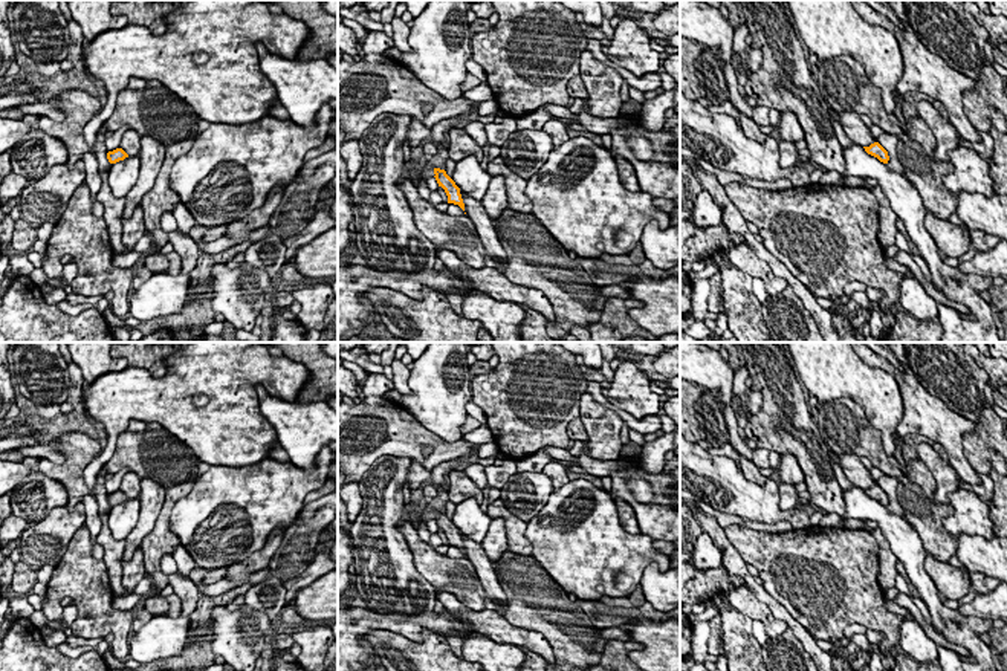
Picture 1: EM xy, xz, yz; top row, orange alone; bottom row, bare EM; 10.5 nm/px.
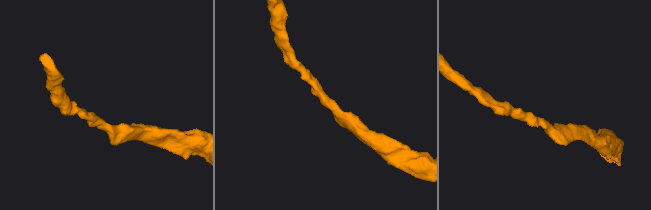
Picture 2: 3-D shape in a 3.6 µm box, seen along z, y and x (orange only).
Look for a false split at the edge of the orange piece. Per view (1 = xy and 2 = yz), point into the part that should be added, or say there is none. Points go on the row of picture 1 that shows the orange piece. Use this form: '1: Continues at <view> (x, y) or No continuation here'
1: No continuation here
2: No continuation here

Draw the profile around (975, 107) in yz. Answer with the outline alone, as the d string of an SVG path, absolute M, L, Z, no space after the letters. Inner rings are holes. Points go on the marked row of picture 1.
M978 90L963 92L963 105L964 105L964 113L969 118L970 124L978 131L989 133L992 125L992 118L990 118L989 105L986 99L979 95L979 92Z

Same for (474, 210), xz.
M460 191L460 194L465 203L465 212L472 220L487 255L497 263L497 269L501 269L507 261L507 252L498 240L491 217L487 216L481 202L472 199L463 191Z

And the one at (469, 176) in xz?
M468 156L457 162L451 179L460 188L460 191L481 202L491 183L491 177L492 176L481 168L475 156Z

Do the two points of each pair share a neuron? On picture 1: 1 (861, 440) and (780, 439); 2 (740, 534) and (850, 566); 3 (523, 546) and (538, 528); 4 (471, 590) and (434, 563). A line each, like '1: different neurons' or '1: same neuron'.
1: different neurons
2: same neuron
3: different neurons
4: same neuron

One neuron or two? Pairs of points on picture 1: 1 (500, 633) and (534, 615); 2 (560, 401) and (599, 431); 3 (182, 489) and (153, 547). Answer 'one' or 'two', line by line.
1: two
2: two
3: one

